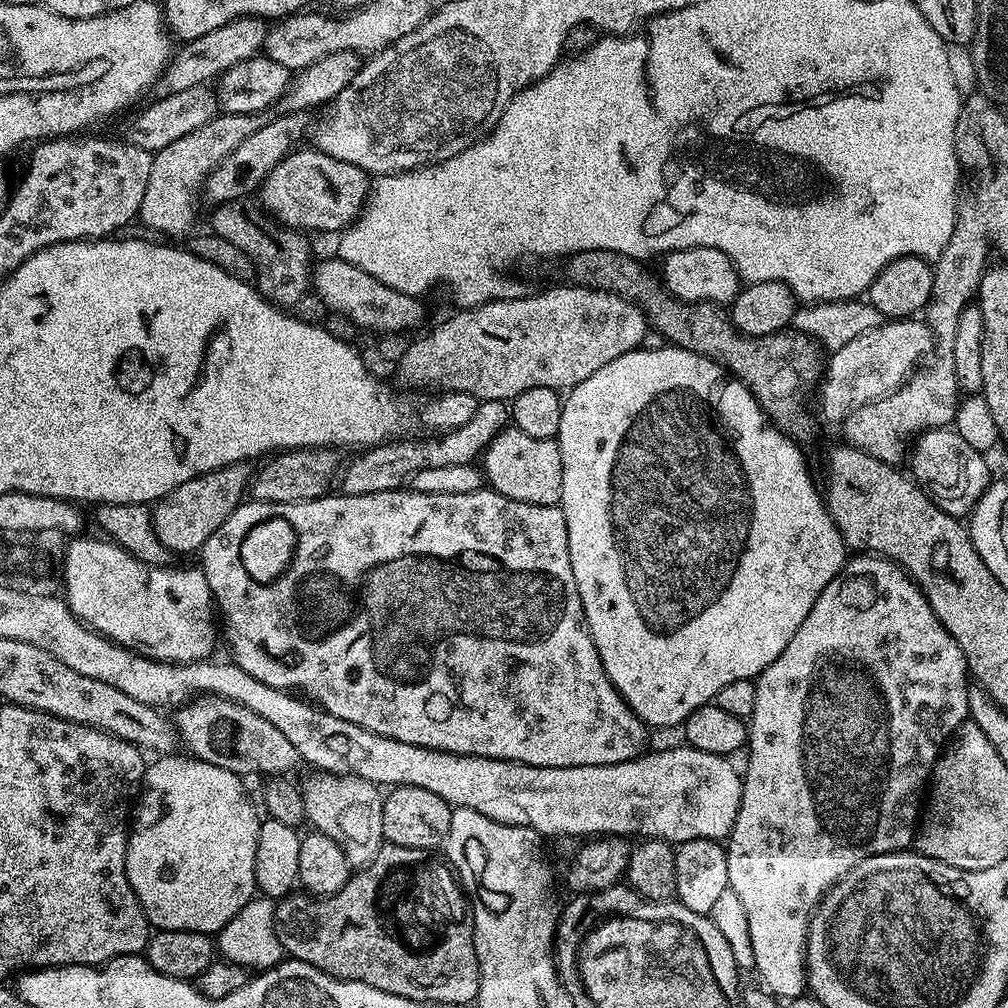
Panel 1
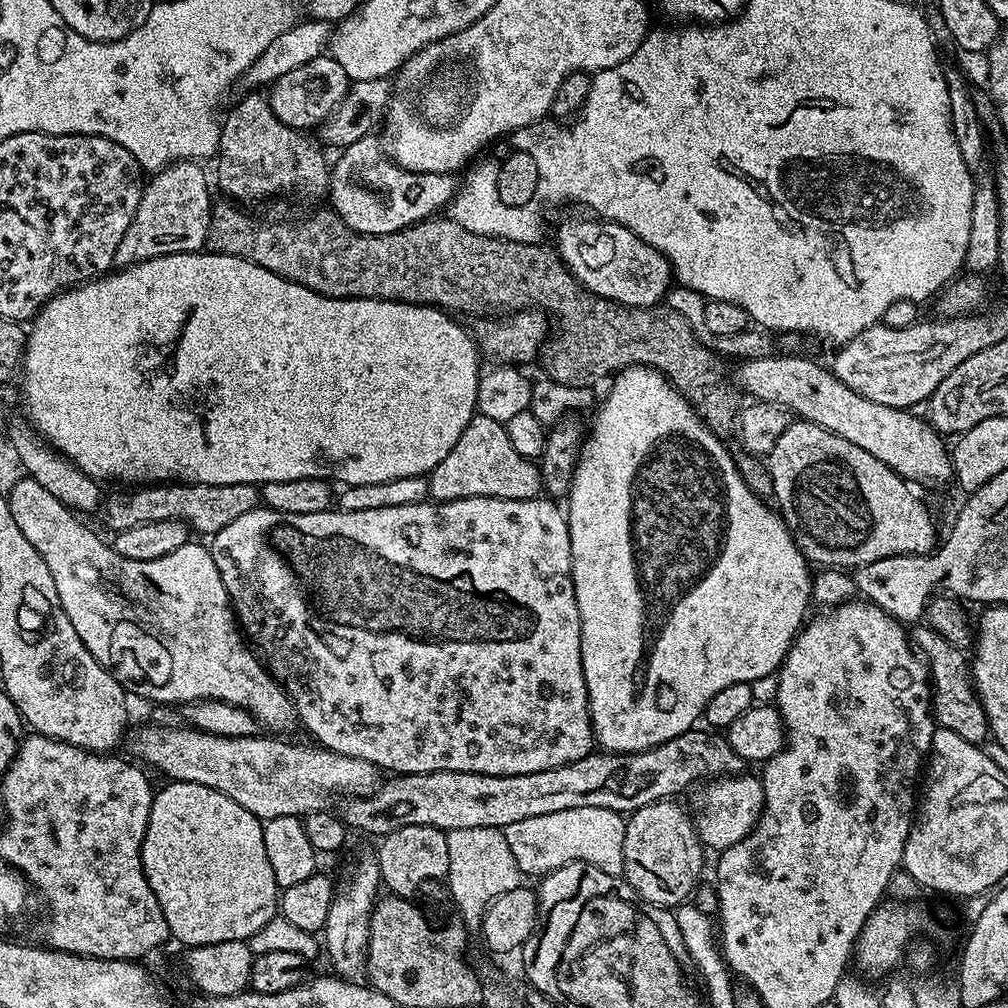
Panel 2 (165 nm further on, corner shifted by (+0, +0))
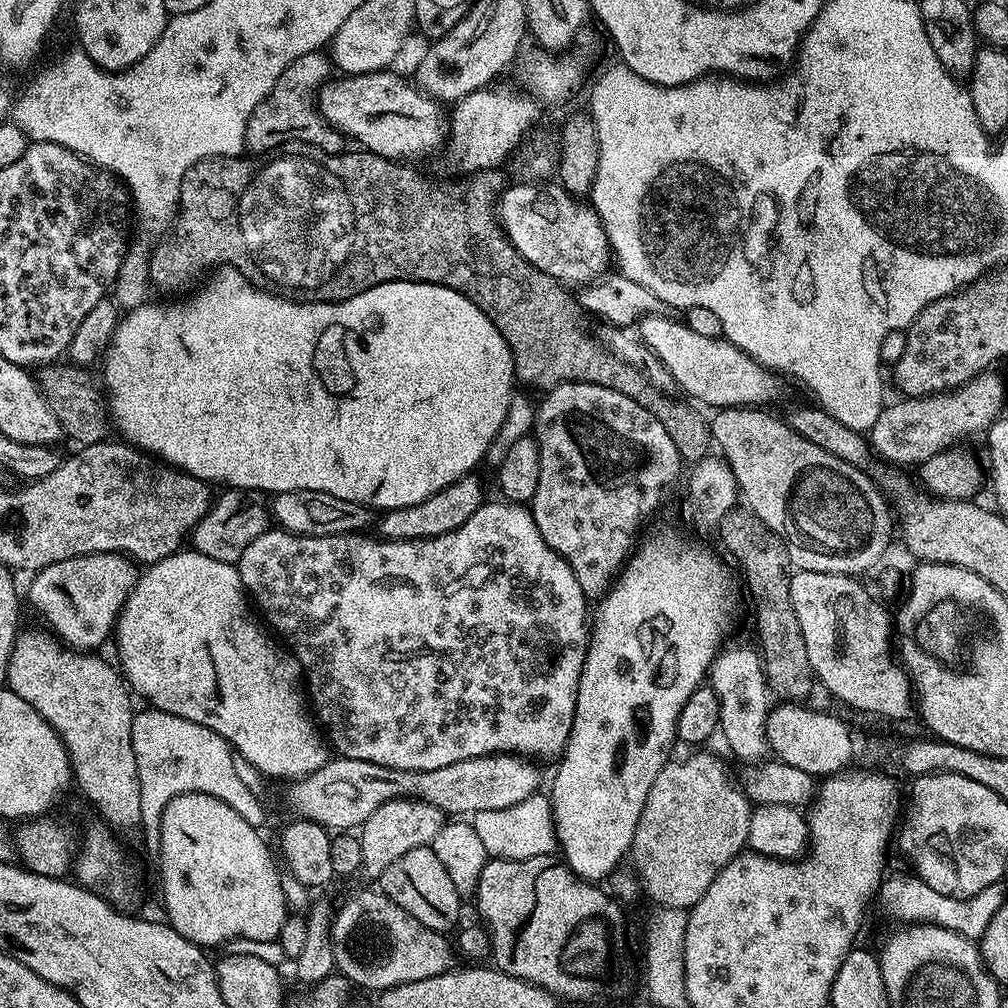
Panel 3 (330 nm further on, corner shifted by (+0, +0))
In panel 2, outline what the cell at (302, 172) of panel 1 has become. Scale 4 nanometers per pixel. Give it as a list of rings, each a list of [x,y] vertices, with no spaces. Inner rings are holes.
[[[379,135],[363,136],[358,142],[343,149],[340,156],[330,168],[328,180],[328,196],[332,199],[331,211],[340,217],[341,222],[350,230],[381,236],[391,232],[400,232],[403,228],[411,228],[413,224],[421,223],[435,217],[439,208],[447,209],[452,203],[452,197],[458,191],[458,184],[447,172],[411,172],[400,168],[386,155]]]

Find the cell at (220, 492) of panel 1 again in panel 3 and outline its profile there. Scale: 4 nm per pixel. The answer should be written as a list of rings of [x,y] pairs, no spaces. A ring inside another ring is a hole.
[[[99,552],[89,556],[75,556],[66,558],[62,562],[54,562],[50,566],[40,569],[31,577],[32,585],[28,588],[28,600],[36,612],[44,615],[44,620],[53,628],[51,631],[67,647],[73,650],[96,650],[104,639],[109,639],[114,623],[124,607],[138,579],[138,565],[135,560],[122,556],[118,552]]]

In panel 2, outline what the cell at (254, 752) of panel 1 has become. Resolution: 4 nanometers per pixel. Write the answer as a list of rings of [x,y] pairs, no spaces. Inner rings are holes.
[[[693,730],[662,742],[657,748],[641,752],[605,752],[593,750],[586,758],[558,766],[554,770],[542,770],[534,774],[517,776],[491,776],[477,772],[415,772],[409,776],[393,775],[385,779],[375,792],[357,795],[345,806],[342,816],[349,825],[357,824],[368,832],[387,834],[402,824],[434,826],[445,832],[466,828],[498,828],[503,830],[512,822],[538,815],[555,814],[558,811],[574,810],[575,807],[602,807],[621,814],[631,814],[655,800],[679,797],[683,788],[691,789],[701,782],[717,776],[730,776],[745,771],[746,762],[730,750],[730,742],[712,730]]]

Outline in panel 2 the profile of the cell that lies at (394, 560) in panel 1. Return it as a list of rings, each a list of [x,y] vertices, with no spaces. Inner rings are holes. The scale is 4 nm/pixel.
[[[471,496],[461,500],[421,500],[419,504],[404,506],[382,506],[382,510],[350,510],[342,512],[329,510],[318,514],[290,514],[279,512],[267,506],[257,506],[242,518],[234,518],[228,526],[222,526],[216,535],[211,537],[210,551],[214,558],[214,566],[218,566],[218,574],[222,574],[222,586],[226,586],[226,594],[232,599],[232,606],[243,635],[250,641],[251,647],[258,653],[265,668],[279,684],[284,685],[285,692],[292,699],[296,708],[297,721],[316,736],[315,743],[329,752],[337,752],[350,758],[358,758],[370,762],[388,774],[409,776],[415,772],[477,772],[491,776],[517,776],[518,774],[534,774],[542,770],[554,770],[558,766],[566,766],[570,762],[578,762],[586,758],[594,748],[592,719],[588,709],[588,691],[582,674],[582,650],[580,649],[580,615],[578,602],[574,598],[574,582],[572,581],[572,551],[570,550],[570,530],[565,509],[560,508],[555,499],[537,498],[535,500],[499,500],[489,496]]]

